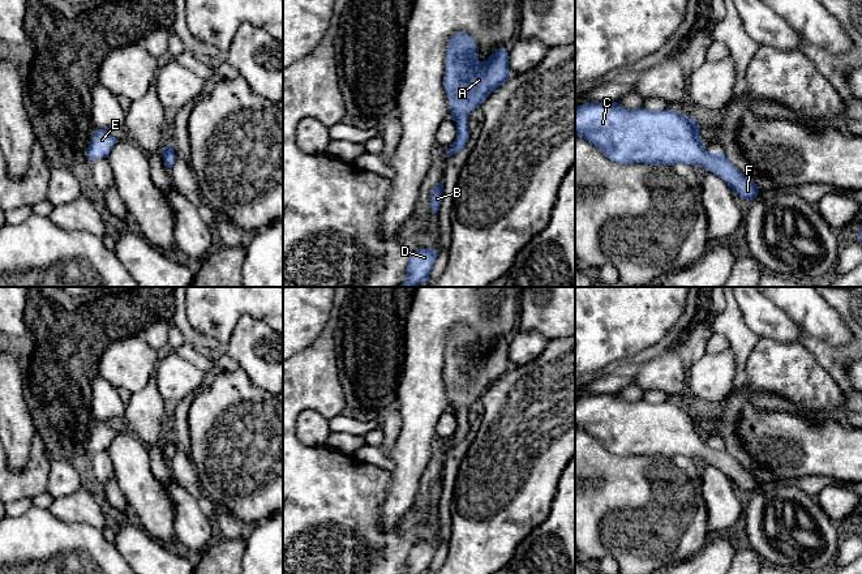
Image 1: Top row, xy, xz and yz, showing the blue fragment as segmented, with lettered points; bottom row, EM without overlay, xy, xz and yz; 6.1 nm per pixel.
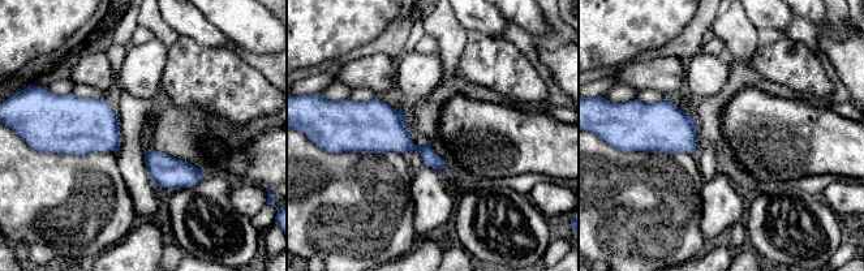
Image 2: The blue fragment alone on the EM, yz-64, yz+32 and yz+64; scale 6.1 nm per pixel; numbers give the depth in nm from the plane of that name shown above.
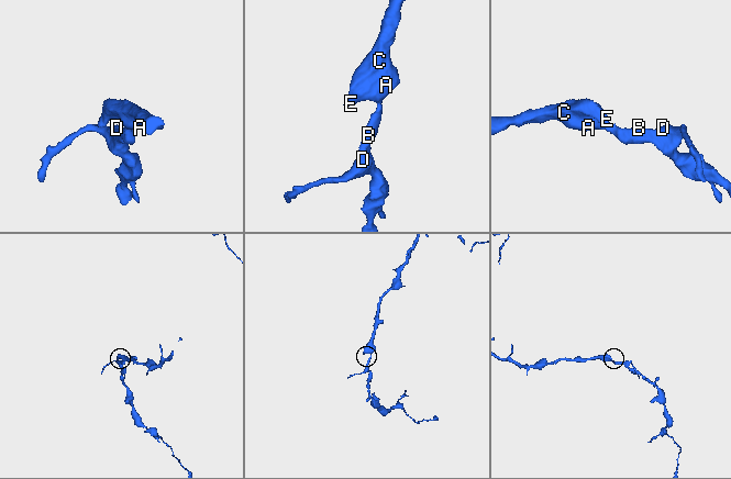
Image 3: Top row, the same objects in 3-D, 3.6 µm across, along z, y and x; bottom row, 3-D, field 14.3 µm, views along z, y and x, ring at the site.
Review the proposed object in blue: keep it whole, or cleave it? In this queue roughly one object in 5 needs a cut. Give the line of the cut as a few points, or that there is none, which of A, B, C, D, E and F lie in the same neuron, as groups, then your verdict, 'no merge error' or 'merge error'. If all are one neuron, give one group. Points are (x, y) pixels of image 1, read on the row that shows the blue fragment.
cut none; groups A B C D E F; no merge error

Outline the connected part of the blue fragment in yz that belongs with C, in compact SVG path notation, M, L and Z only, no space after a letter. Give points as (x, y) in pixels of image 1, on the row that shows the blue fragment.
M593 102L575 107L575 136L591 142L610 160L621 164L676 163L700 164L721 177L734 193L752 201L759 190L752 179L745 176L725 155L708 153L700 140L699 124L691 116L679 115L672 110L648 111L643 107L625 110L617 102Z

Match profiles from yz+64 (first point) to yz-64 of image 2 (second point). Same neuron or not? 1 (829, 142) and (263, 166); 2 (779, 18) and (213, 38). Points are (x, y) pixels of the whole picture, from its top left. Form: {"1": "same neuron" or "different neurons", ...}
{"1": "same neuron", "2": "same neuron"}

